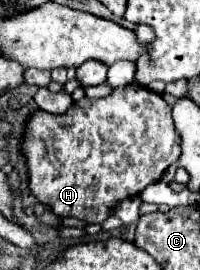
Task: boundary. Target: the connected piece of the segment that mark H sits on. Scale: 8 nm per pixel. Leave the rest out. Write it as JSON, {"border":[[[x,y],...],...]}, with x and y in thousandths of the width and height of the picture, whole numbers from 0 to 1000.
{"border":[[[685,304],[595,319],[525,363],[405,363],[305,422],[175,415],[125,474],[115,570],[145,622],[145,696],[195,748],[245,763],[285,800],[385,800],[445,830],[525,822],[565,770],[665,726],[695,726],[735,689],[805,667],[815,637],[875,607],[905,578],[905,511],[885,504],[855,393],[805,348],[775,348],[735,319]]]}

